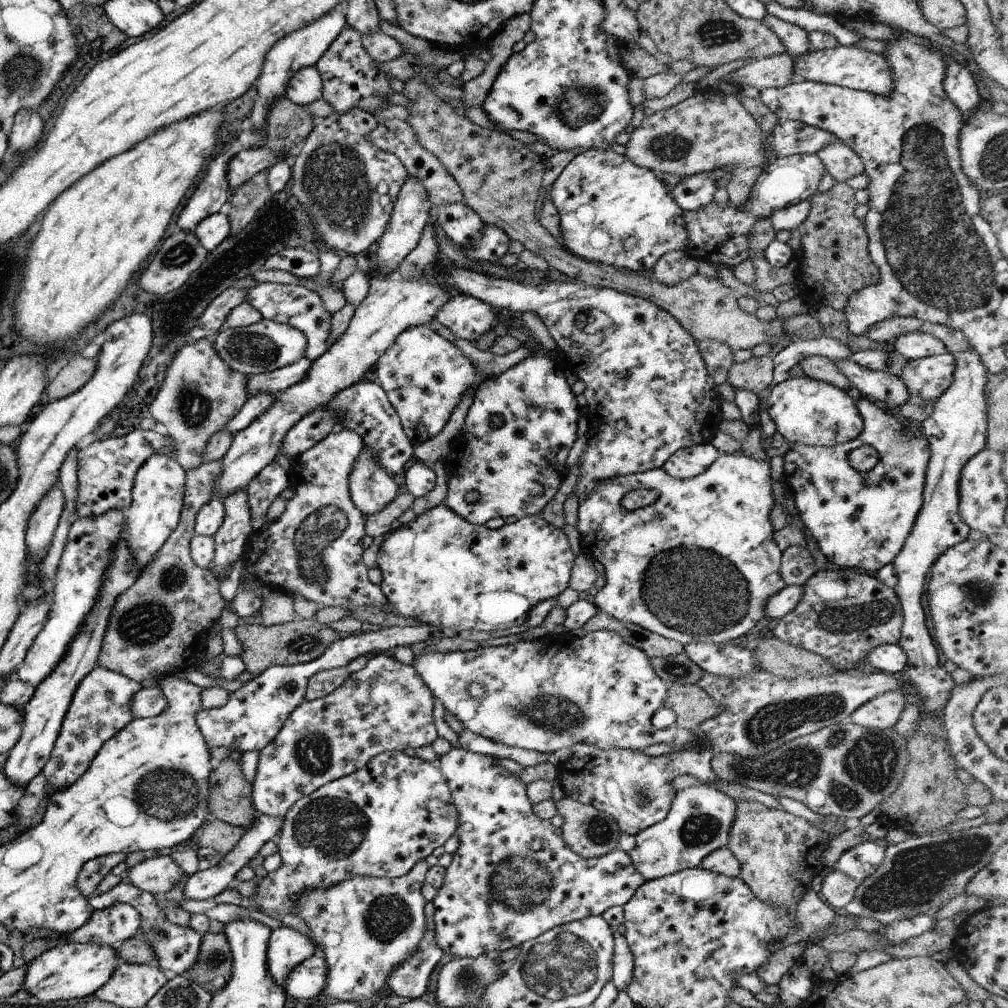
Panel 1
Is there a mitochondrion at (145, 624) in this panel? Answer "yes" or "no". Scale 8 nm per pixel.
yes

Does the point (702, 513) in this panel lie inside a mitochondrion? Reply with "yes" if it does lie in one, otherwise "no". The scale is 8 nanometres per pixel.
no

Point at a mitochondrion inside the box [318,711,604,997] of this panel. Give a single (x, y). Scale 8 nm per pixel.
(519, 885)

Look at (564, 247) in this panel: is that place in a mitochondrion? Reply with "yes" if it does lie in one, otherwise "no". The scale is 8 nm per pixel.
no

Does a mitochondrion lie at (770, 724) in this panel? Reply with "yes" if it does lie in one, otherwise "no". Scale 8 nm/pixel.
yes

